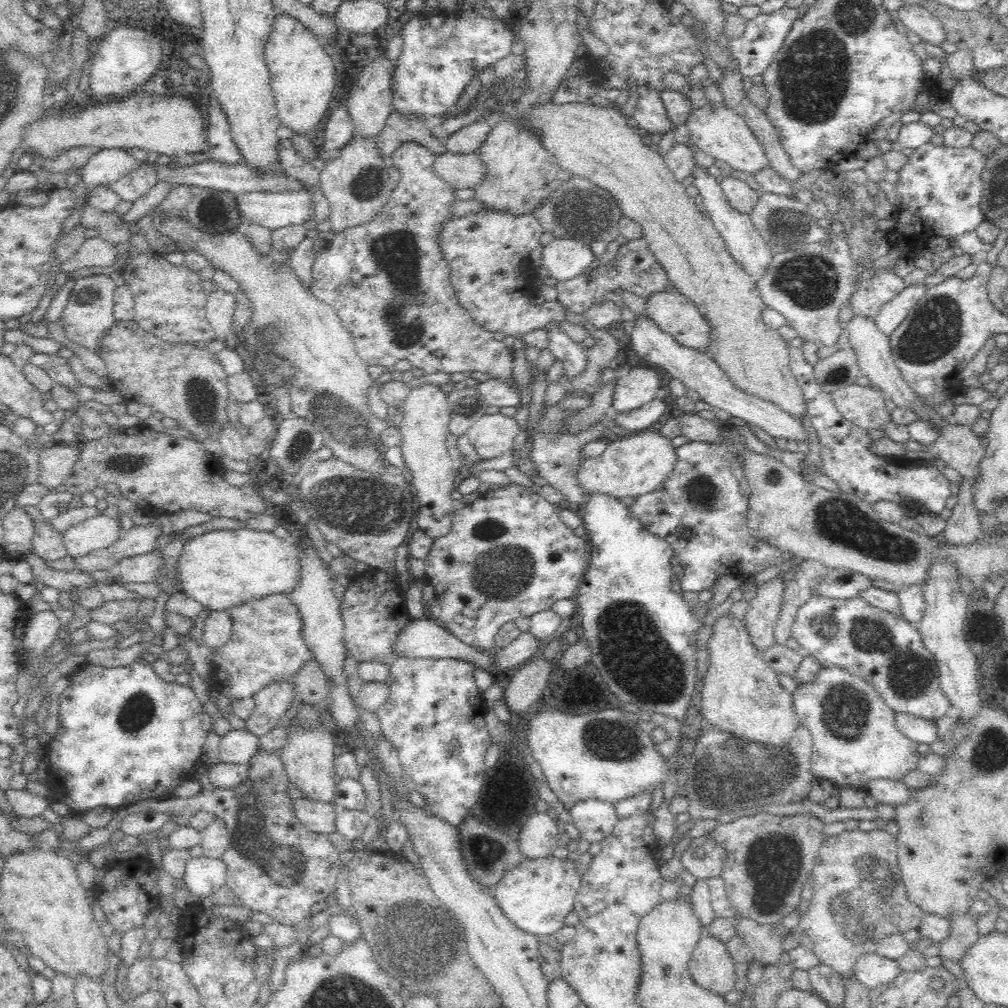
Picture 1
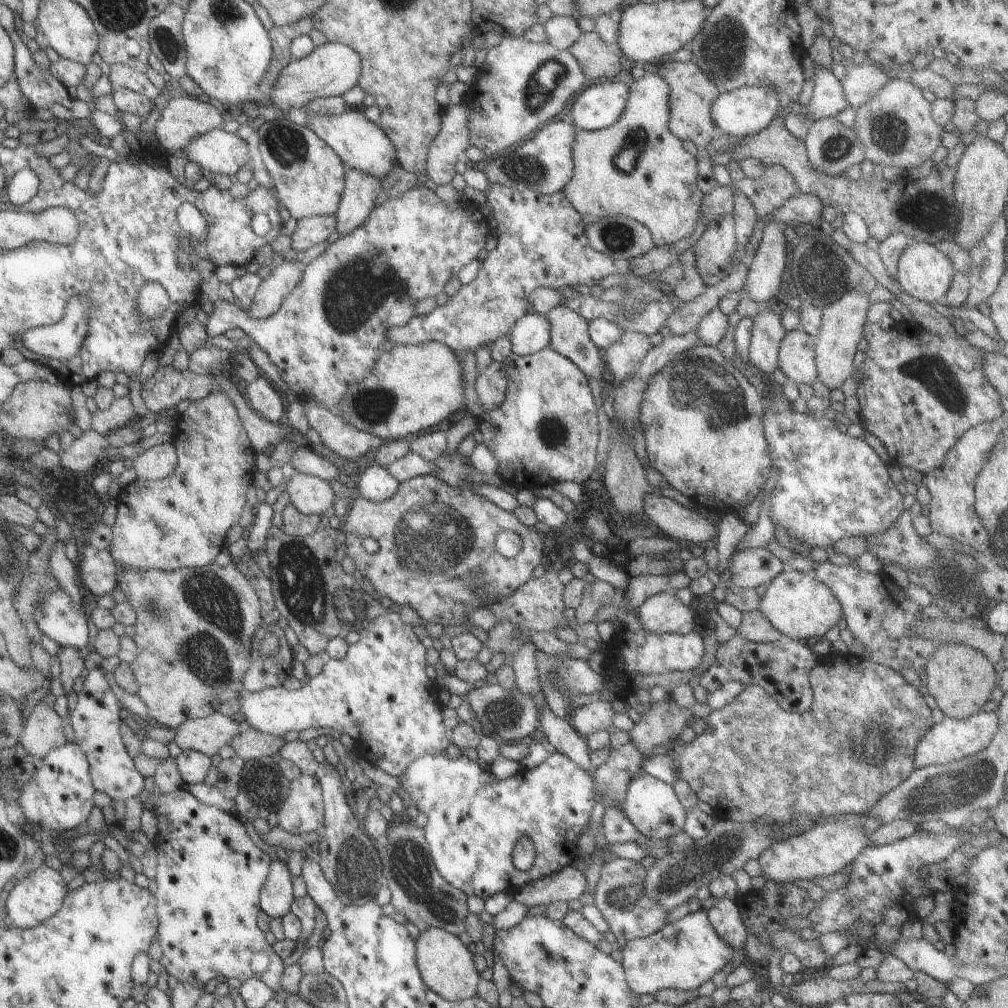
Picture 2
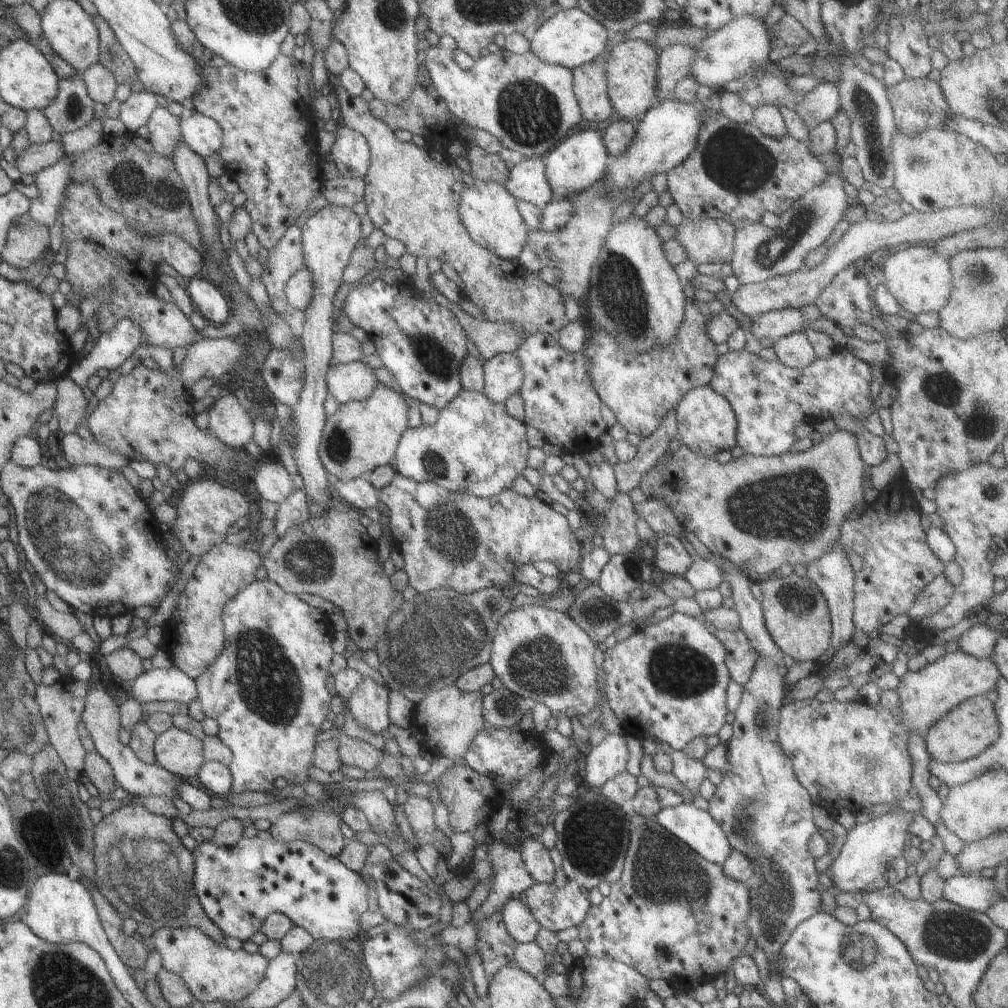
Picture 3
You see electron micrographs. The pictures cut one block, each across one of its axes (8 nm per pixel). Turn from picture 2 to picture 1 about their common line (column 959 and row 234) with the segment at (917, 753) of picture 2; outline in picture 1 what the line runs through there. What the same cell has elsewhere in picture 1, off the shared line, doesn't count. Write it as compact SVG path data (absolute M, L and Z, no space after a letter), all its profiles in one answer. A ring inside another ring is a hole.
M697 164L694 165L691 170L691 176L693 184L691 192L700 194L703 202L702 210L707 212L707 218L715 226L717 233L722 237L729 254L752 278L761 277L764 274L764 270L766 270L766 266L770 264L773 254L769 246L764 242L764 239L755 229L749 213L740 212L730 205L730 201L726 199L726 196L722 192L720 182L716 180L717 176L710 175L706 167Z

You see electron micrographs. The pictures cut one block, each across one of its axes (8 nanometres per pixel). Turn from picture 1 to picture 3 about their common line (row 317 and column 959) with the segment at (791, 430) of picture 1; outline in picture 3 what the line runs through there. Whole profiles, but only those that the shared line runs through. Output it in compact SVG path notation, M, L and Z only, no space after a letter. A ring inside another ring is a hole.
M975 621L958 636L956 641L961 652L975 658L987 658L993 652L993 646L1002 633L1004 632L995 631L995 628Z

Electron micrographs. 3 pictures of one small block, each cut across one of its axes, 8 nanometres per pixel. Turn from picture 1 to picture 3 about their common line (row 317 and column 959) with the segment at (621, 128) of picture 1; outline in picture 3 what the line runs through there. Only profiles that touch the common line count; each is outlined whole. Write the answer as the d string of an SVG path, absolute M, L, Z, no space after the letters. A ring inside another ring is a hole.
M975 695L963 700L931 724L922 738L928 756L933 761L959 763L974 758L998 738L998 722L993 703L985 695Z

